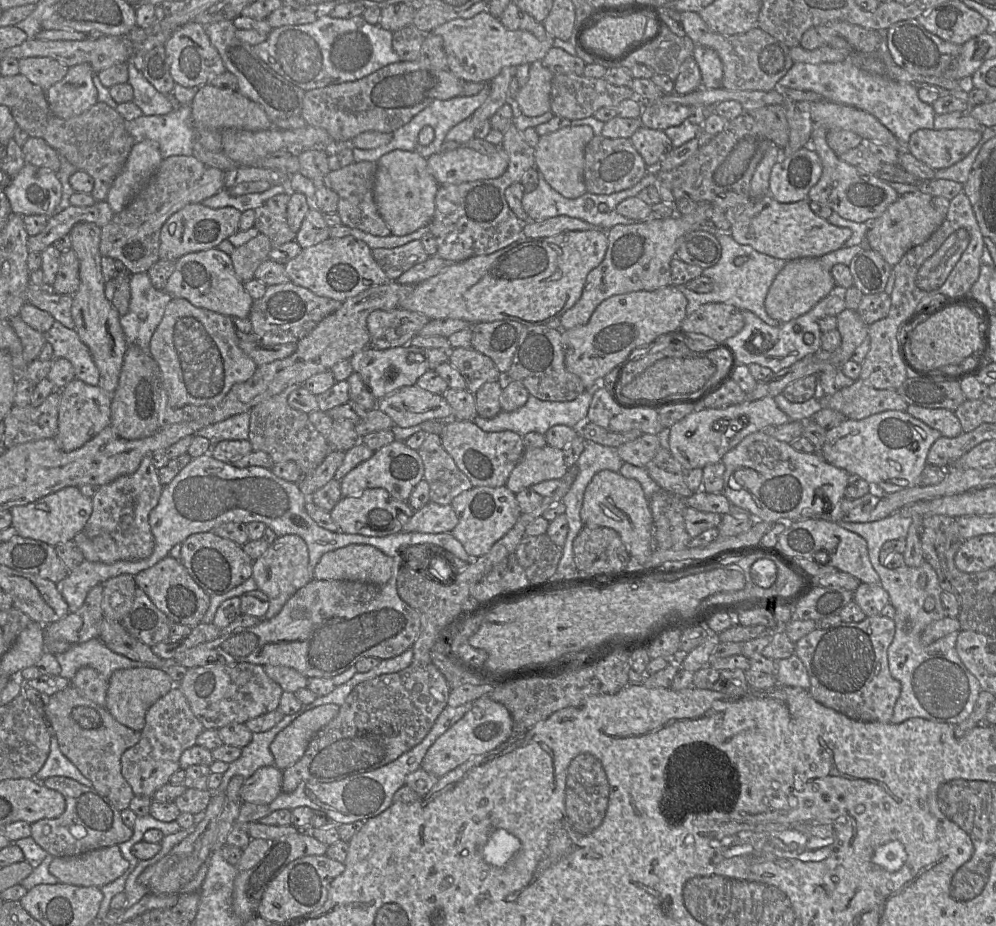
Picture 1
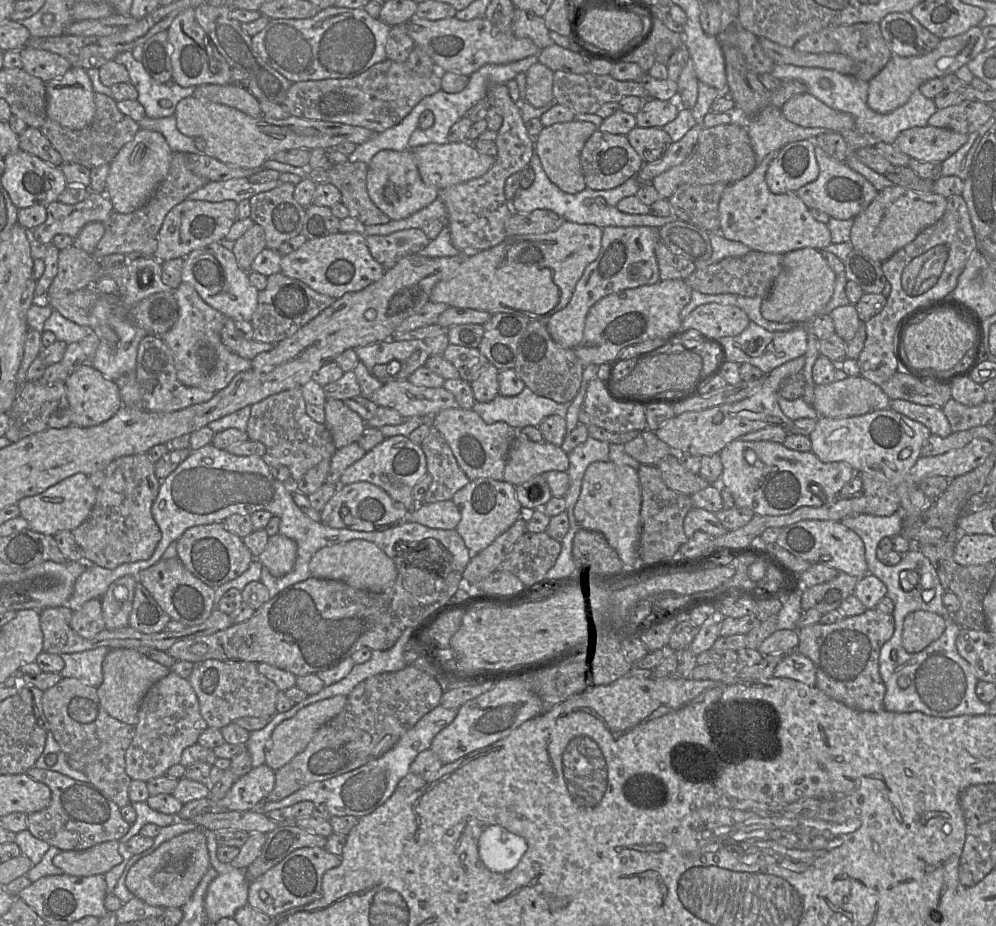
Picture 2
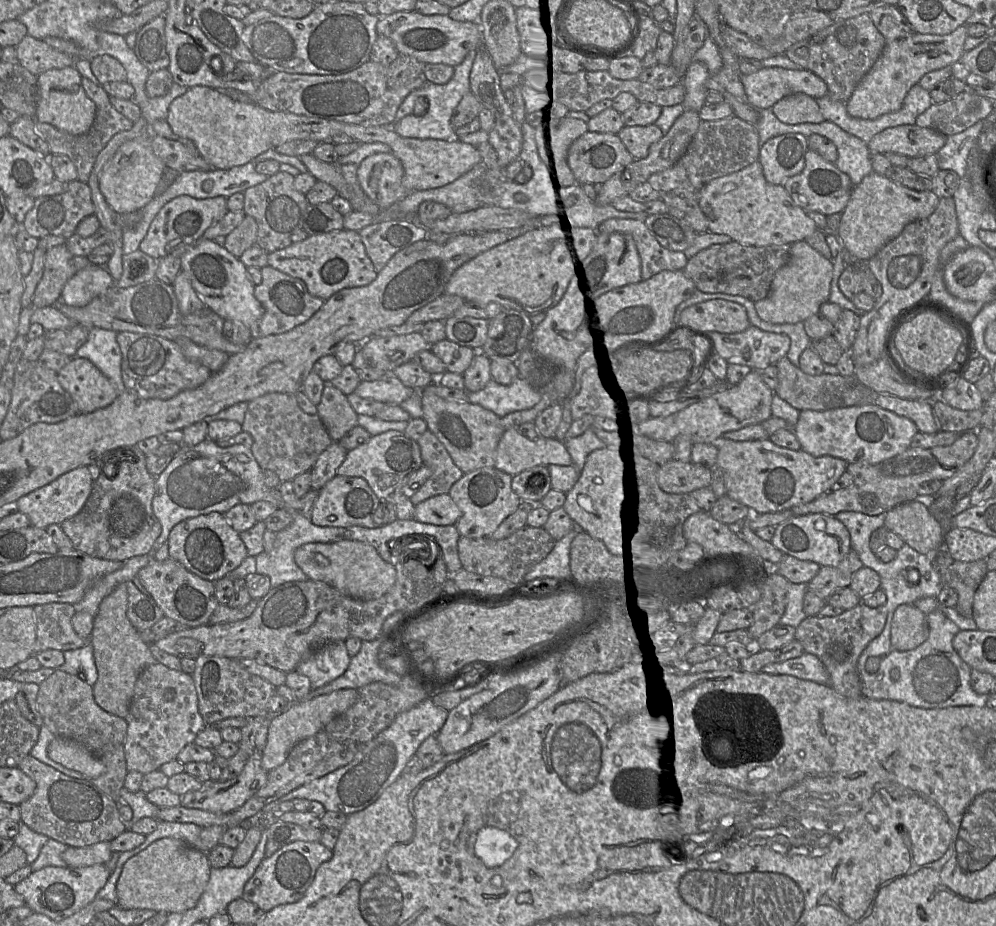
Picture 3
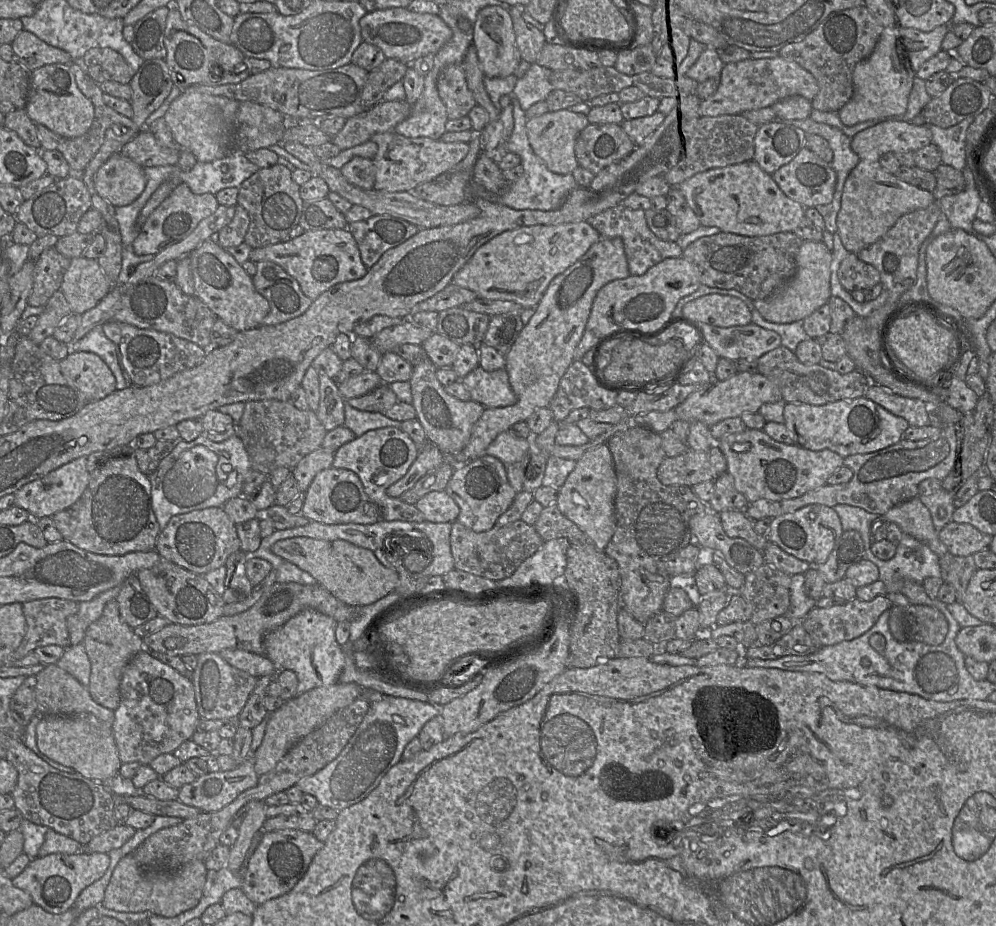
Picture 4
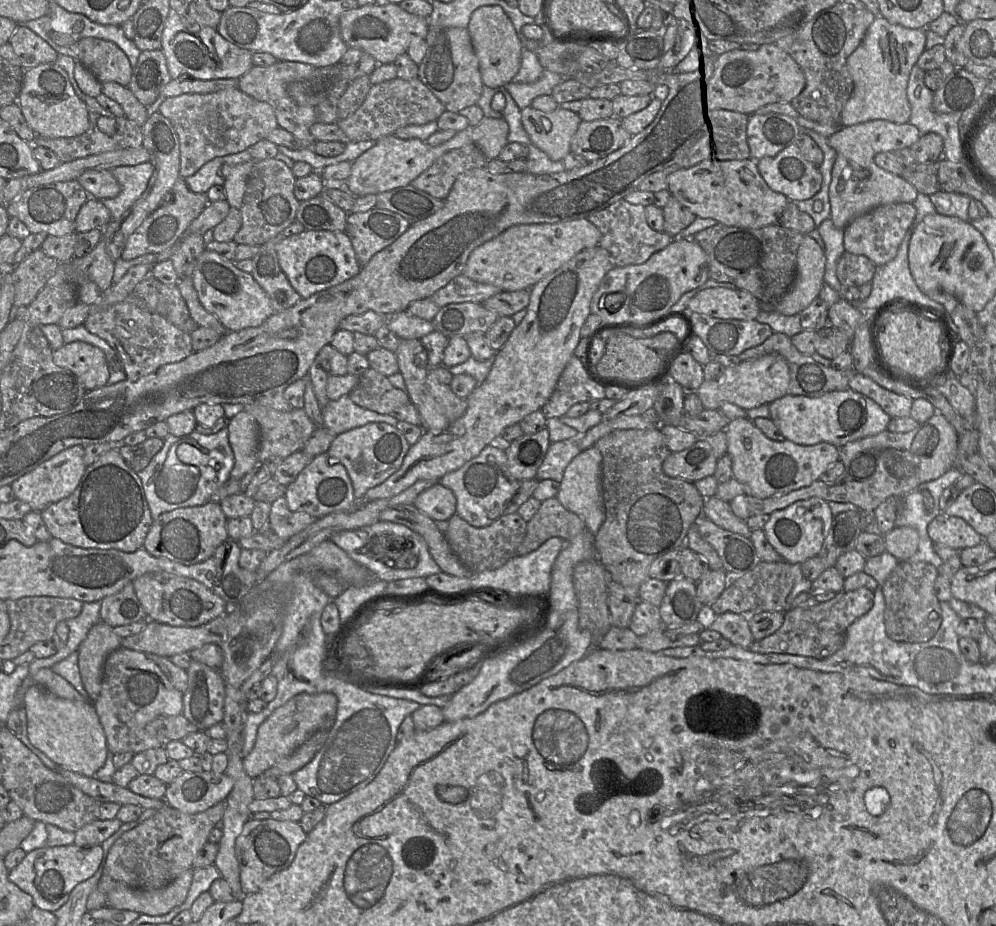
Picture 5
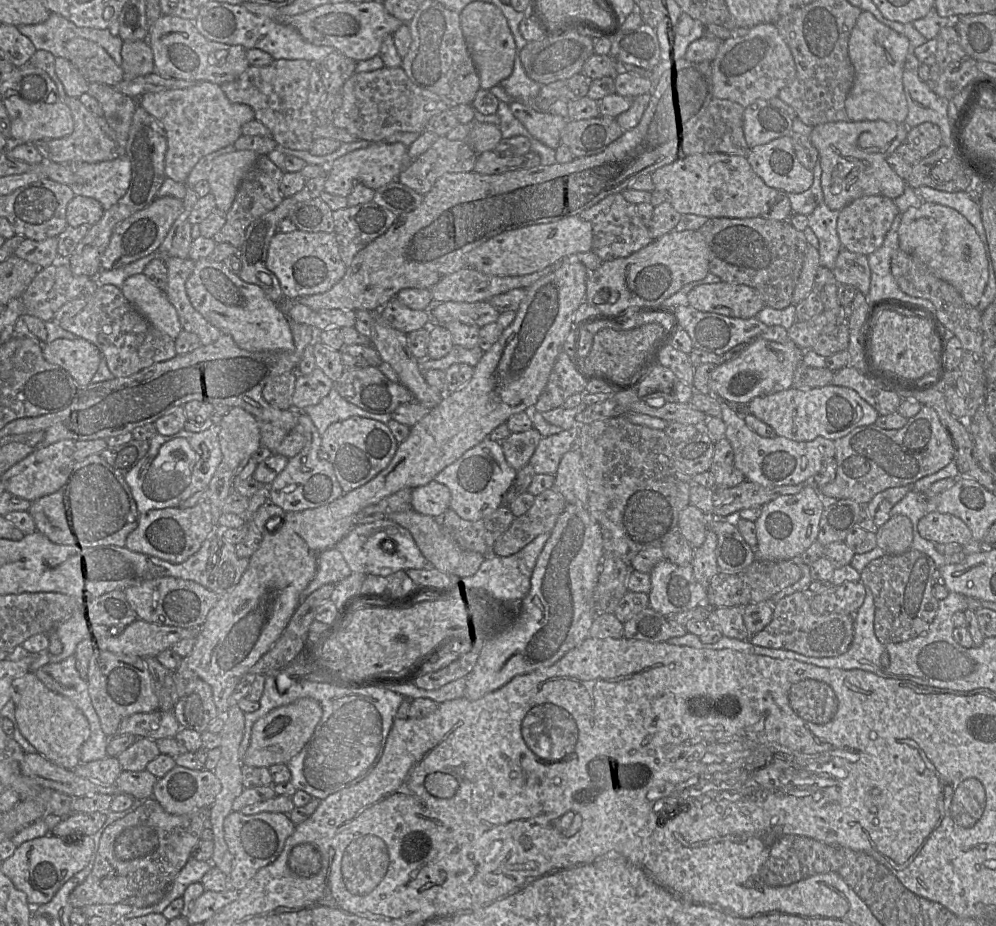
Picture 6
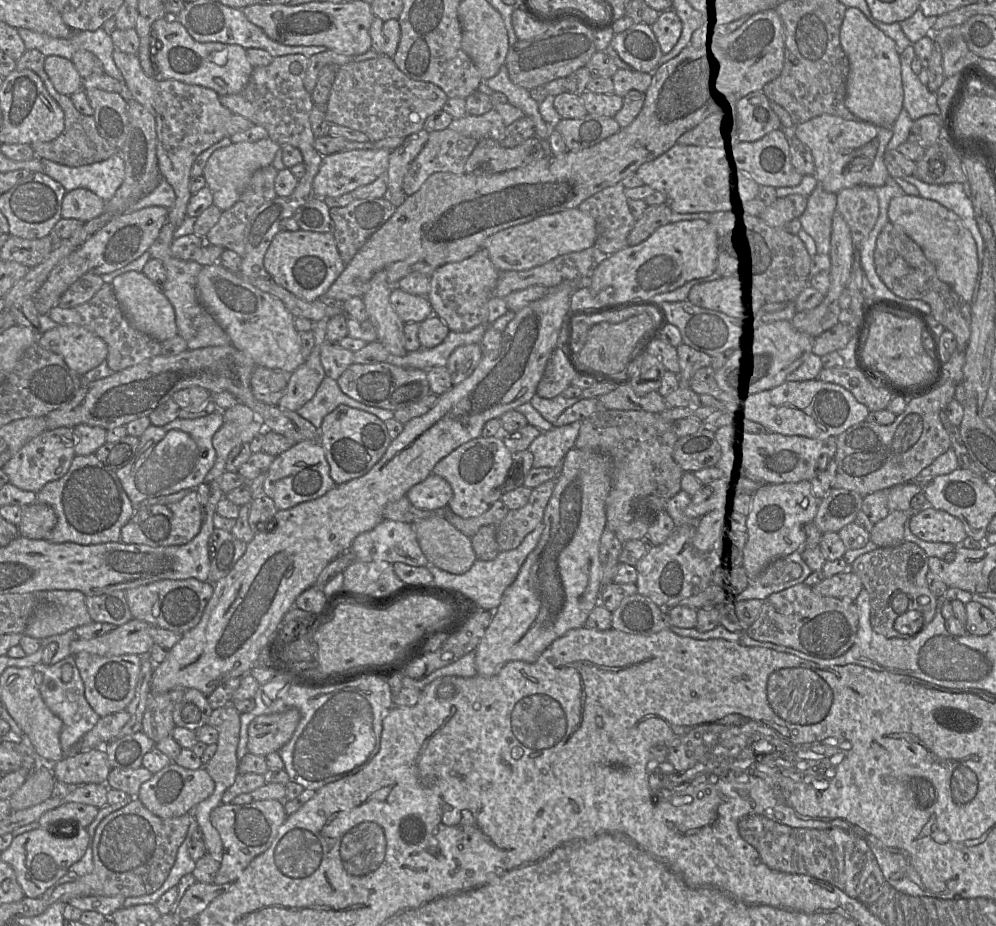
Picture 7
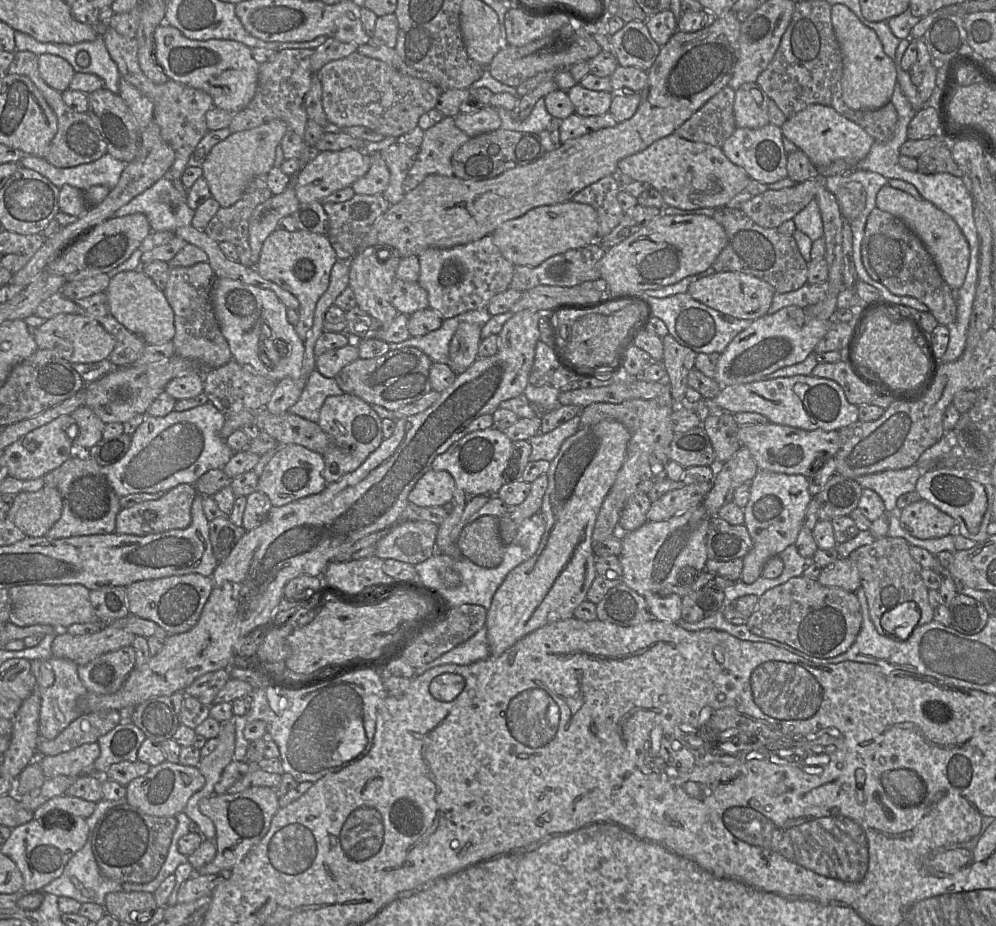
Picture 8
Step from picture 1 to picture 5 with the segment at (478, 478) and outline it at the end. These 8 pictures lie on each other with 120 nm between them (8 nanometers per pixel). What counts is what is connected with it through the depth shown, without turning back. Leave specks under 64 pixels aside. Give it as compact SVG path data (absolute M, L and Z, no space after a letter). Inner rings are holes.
M399 339L394 353L399 372L404 378L406 392L420 414L421 427L424 431L439 434L464 415L468 407L467 400L454 394L449 385L438 381L435 374L436 367L430 364L427 351L419 339Z

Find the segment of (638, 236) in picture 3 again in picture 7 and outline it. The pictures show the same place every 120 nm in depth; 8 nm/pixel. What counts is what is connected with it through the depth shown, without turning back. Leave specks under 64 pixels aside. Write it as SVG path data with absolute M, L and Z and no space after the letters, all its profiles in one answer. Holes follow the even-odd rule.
M618 183L607 187L579 205L579 209L596 222L594 246L608 256L628 246L628 236L636 218L632 215L625 187Z

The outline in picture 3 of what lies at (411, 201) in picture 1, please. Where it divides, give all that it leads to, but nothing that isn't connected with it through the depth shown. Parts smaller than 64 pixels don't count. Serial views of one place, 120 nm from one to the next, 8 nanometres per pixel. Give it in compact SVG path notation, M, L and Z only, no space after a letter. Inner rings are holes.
M387 152L376 153L366 157L358 165L357 170L357 178L361 188L382 210L402 200L410 192L414 192L408 191L402 185L403 175L404 170L400 160L392 153Z

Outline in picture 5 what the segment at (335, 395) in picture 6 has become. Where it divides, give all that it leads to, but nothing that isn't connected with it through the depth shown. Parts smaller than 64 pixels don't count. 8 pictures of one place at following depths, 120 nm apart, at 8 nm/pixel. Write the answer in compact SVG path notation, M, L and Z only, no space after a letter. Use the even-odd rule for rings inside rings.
M349 395L328 402L321 412L323 426L335 435L371 422L385 422L393 426L398 423L390 414L380 414L355 404Z

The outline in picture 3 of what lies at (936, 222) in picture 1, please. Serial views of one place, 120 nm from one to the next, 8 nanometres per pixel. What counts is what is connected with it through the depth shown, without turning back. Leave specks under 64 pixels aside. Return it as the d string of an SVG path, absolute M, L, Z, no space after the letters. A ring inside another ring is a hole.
M872 172L854 185L841 214L837 236L843 248L860 259L869 260L909 223L929 217L937 208L939 200L932 191L912 190Z

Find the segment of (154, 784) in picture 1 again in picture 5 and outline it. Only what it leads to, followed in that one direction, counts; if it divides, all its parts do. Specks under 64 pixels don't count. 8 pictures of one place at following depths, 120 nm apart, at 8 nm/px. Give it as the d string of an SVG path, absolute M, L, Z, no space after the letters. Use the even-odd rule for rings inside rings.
M120 647L106 659L101 691L93 705L103 726L109 752L137 754L151 748L164 748L169 740L149 734L145 727L158 717L182 714L183 693L174 688L144 652Z

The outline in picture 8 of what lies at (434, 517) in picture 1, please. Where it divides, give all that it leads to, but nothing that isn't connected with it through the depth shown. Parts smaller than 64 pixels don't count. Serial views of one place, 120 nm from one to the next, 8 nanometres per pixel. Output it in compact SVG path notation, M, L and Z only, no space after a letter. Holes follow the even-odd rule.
M444 470L427 471L408 495L408 501L419 507L438 507L450 503L455 491L455 481Z

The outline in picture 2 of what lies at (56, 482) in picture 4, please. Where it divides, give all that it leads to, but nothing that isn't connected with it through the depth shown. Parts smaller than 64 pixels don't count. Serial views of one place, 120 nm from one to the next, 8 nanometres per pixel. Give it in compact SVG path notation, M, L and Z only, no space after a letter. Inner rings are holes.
M77 473L37 495L21 499L17 505L20 516L28 522L28 529L53 536L59 531L72 531L78 527L89 516L96 493L97 489L90 483L89 477L83 473Z

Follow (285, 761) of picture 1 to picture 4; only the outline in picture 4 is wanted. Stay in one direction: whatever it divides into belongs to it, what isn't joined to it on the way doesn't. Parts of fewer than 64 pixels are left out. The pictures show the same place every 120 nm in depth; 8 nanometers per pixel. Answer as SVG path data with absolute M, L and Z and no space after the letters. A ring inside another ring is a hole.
M336 683L314 688L285 701L280 709L270 713L262 743L253 753L256 773L261 776L274 769L298 741L322 726L336 712L353 704L362 695L362 691L363 688L356 683Z

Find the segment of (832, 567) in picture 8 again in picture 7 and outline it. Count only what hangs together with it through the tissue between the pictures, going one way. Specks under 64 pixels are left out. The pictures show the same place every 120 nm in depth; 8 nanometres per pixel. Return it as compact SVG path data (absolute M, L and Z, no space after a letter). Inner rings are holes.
M851 571L836 574L823 579L812 587L819 596L835 597L855 601L863 589L861 580Z

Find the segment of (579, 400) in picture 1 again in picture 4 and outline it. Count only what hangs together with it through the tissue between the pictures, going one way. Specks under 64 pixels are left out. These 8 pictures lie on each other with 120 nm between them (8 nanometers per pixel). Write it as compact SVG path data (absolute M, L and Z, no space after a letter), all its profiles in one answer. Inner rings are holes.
M478 366L460 380L470 392L471 400L485 408L512 406L517 402L506 369L486 371Z

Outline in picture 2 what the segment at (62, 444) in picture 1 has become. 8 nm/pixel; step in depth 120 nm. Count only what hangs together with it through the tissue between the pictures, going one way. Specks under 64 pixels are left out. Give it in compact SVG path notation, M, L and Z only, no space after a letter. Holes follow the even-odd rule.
M84 363L65 380L71 425L91 427L110 419L122 406L119 387Z

